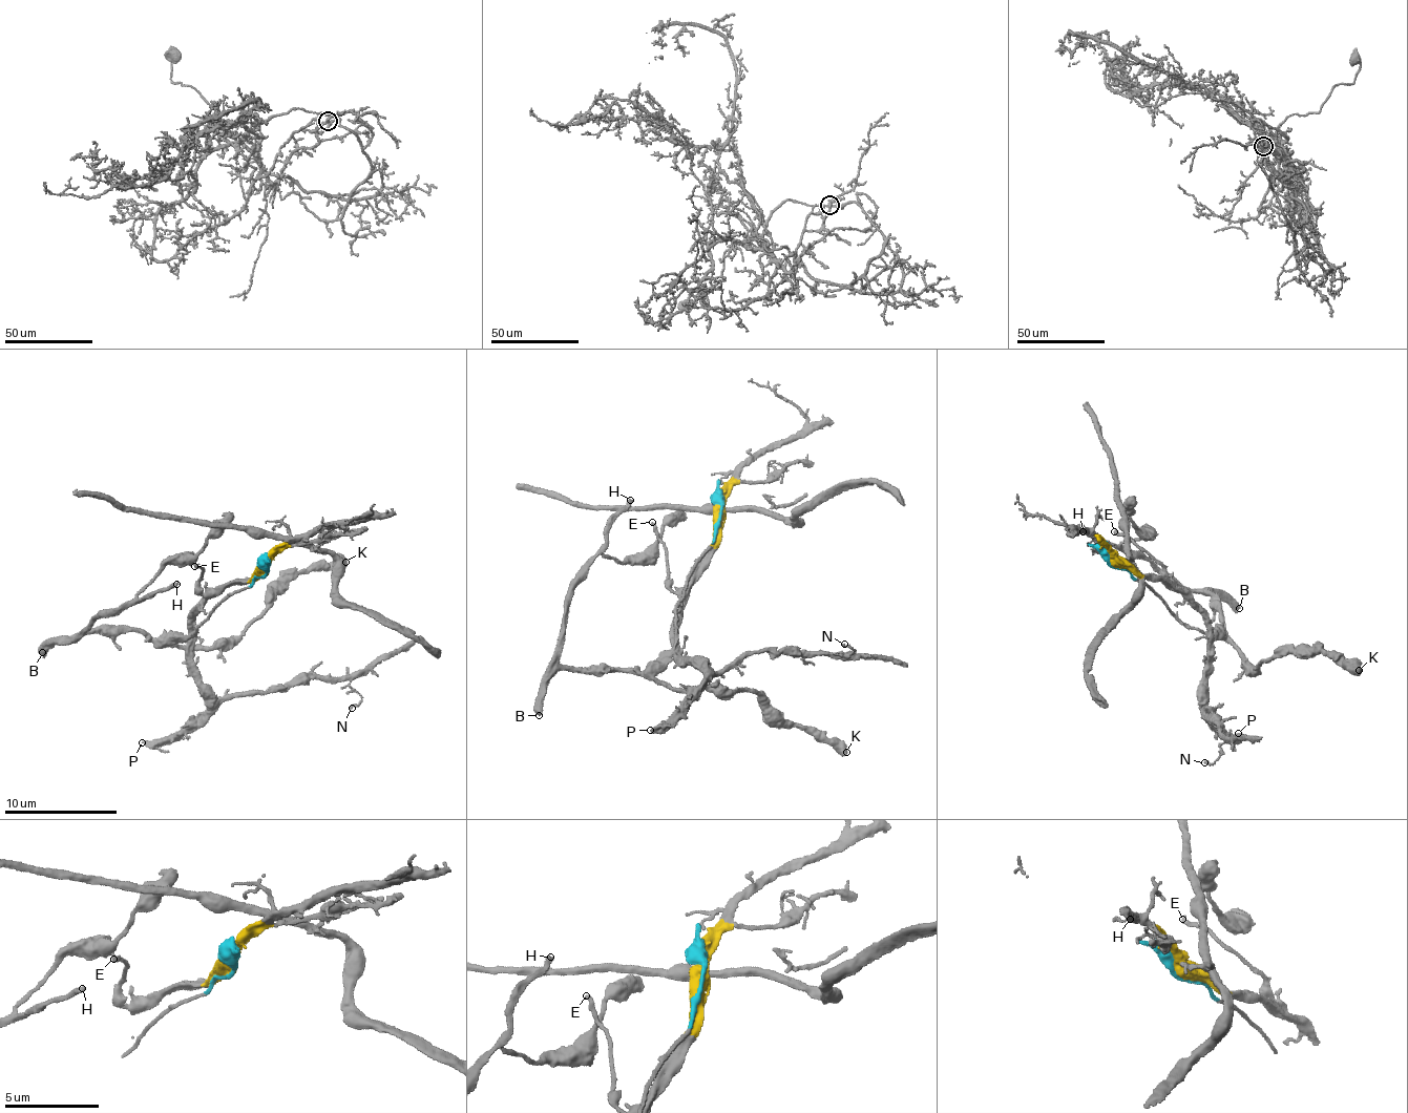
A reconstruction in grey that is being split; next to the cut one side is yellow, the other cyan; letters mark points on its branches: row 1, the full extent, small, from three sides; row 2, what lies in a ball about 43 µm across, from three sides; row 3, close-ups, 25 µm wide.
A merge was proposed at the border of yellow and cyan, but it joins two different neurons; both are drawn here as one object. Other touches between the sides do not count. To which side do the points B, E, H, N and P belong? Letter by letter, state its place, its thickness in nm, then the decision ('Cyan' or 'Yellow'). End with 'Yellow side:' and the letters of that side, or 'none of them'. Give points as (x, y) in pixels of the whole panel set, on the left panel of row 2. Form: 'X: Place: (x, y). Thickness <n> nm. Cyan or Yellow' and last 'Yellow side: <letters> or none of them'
B: Place: (42, 652). Thickness 480 nm. Cyan
E: Place: (194, 566). Thickness 220 nm. Yellow
H: Place: (176, 584). Thickness 240 nm. Cyan
N: Place: (352, 708). Thickness 130 nm. Yellow
P: Place: (142, 742). Thickness 340 nm. Yellow
Yellow side: E, N, P

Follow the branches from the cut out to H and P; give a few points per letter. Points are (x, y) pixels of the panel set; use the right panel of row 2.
H: (1109, 560), (1154, 591), (1174, 615), (1201, 631), (1221, 627), (1212, 594), (1188, 591), (1153, 563), (1083, 531)
P: (1109, 560), (1120, 560), (1140, 574), (1149, 573), (1201, 613), (1210, 636), (1205, 705), (1215, 725), (1237, 733)

